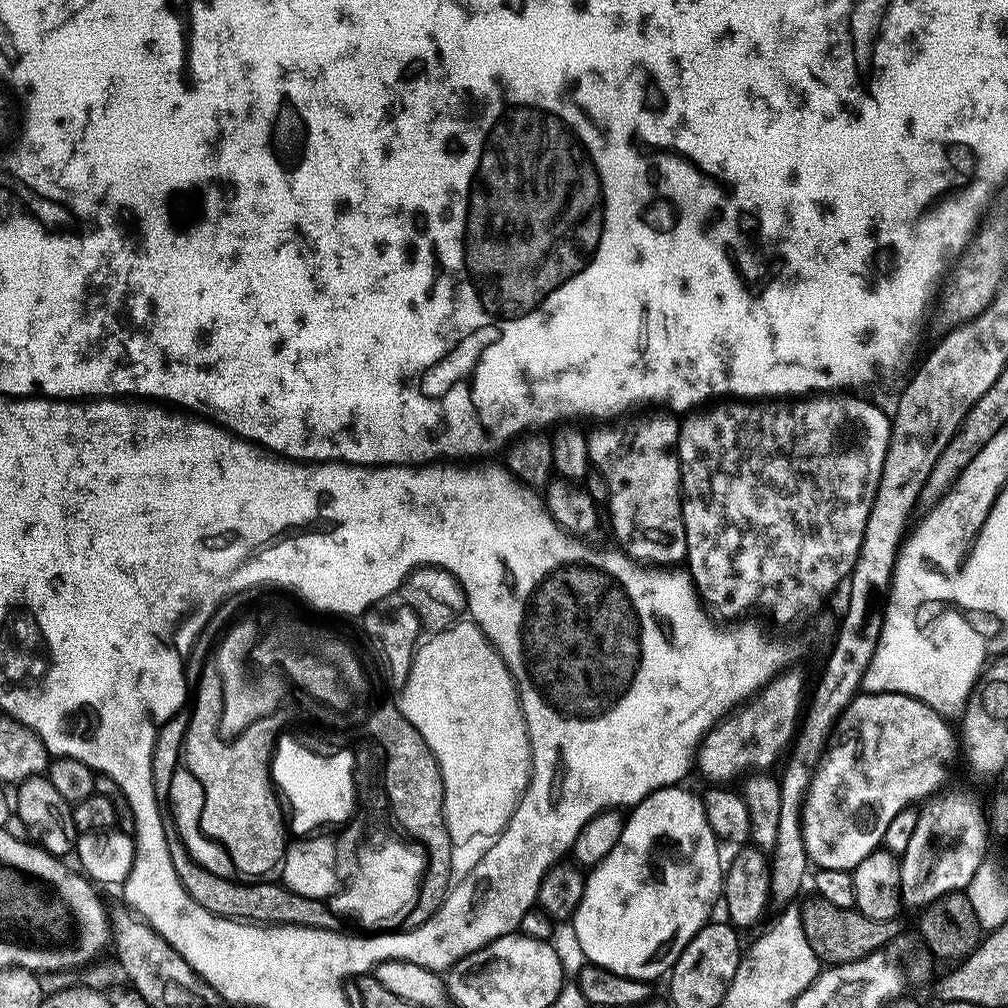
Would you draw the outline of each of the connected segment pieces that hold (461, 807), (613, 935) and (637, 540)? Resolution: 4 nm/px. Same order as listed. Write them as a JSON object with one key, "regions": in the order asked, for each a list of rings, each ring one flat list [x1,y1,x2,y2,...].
{"regions":[[[463,619,453,624,456,624,453,628,445,627,436,636,429,637,424,642,426,644,421,643,421,648,413,654,412,664,410,660,407,675,402,680,404,689,400,692,398,707,414,730,422,734,442,770,444,817,452,843,452,860,475,862,483,858,494,842,498,842,524,797,528,781,532,779,532,751,516,682,503,658,482,629]],[[673,786,670,788,659,788,648,795,639,804,635,805,625,819,623,832,620,835,619,842,610,850,606,858,599,861,591,871,587,873,584,881,584,893,582,902,576,908,576,915,570,921,570,927,576,931,576,944,584,951,584,956,589,965,606,968,614,974,625,976,628,979,655,982,660,975,671,973,672,968,679,960,684,948,687,946,695,935,698,934,701,927,709,923,712,915,712,903,719,901,722,896,724,886,725,865,720,864,720,848,718,839,714,830,711,829,707,821,707,810,705,801,695,796,692,792,687,792,684,786]],[[672,414,632,415,591,429,588,432,588,458,608,487,608,512,612,515,612,532,620,539,619,545,633,559,647,565,676,566,681,563,676,548,688,548,680,505,680,456,676,452,681,421]]]}

